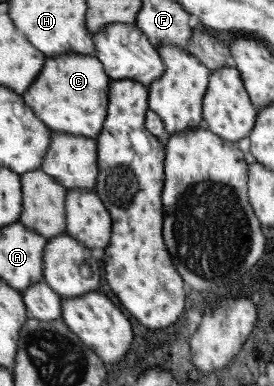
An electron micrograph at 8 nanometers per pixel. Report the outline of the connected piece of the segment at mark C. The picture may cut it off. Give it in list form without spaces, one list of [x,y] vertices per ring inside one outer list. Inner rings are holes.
[[[77,53],[47,57],[33,85],[29,85],[21,95],[22,100],[51,132],[95,139],[105,121],[111,80],[101,65],[95,57]]]

